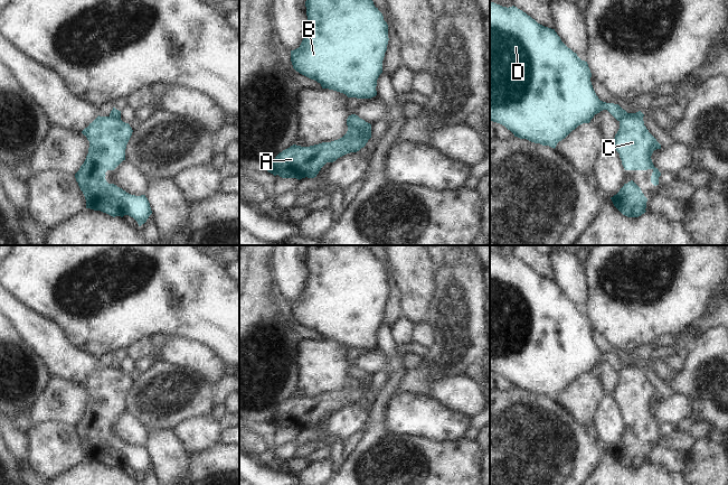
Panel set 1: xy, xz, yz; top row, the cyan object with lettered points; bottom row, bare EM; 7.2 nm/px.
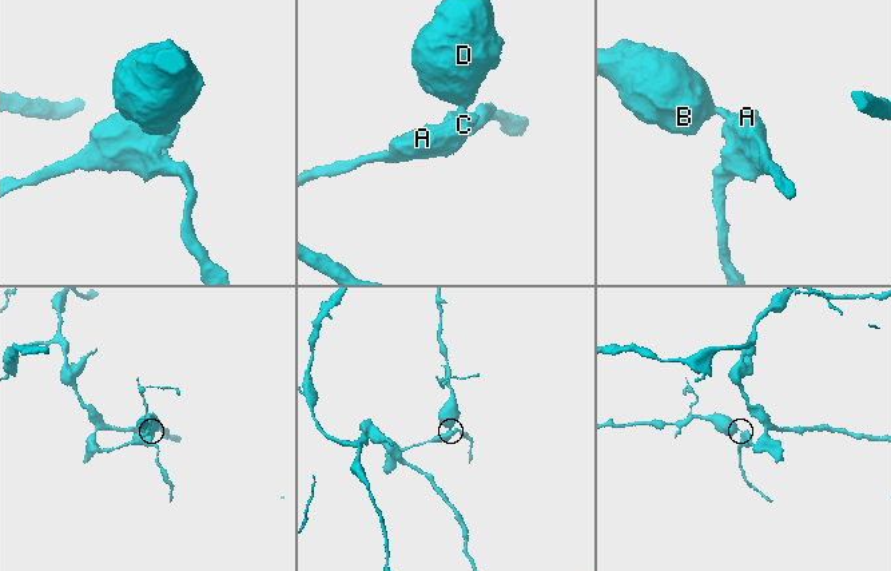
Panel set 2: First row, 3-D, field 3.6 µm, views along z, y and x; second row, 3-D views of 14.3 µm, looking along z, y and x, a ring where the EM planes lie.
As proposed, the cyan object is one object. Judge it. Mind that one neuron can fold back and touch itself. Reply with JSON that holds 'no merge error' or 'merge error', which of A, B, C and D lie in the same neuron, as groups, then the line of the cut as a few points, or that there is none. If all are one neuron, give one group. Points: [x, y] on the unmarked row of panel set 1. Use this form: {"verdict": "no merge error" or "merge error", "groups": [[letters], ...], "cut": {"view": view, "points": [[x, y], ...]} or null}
{"verdict": "merge error", "groups": [["A", "C"], ["B", "D"]], "cut": {"view": "xz", "points": [[348, 376], [362, 383], [361, 398]]}}

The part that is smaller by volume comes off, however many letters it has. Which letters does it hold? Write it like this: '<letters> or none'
B, D

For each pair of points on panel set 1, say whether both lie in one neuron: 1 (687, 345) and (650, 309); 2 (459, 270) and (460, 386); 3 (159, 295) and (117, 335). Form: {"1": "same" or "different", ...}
{"1": "different", "2": "different", "3": "same"}

